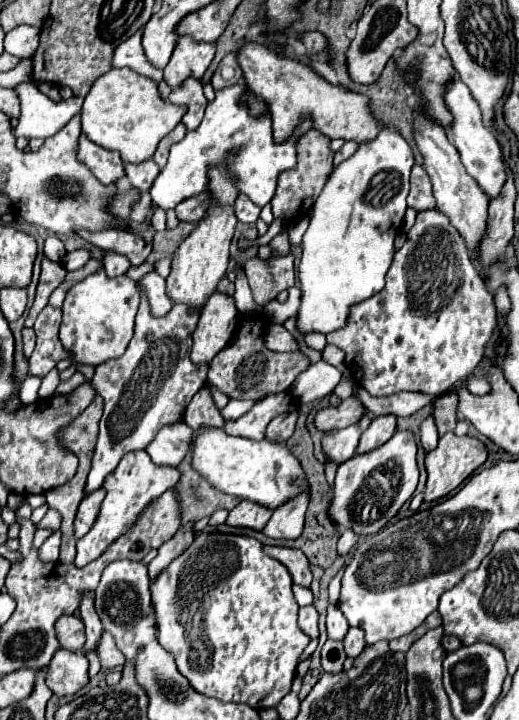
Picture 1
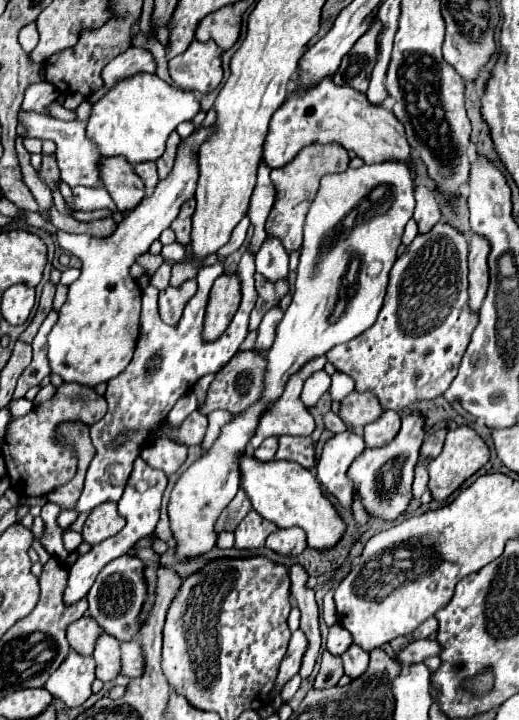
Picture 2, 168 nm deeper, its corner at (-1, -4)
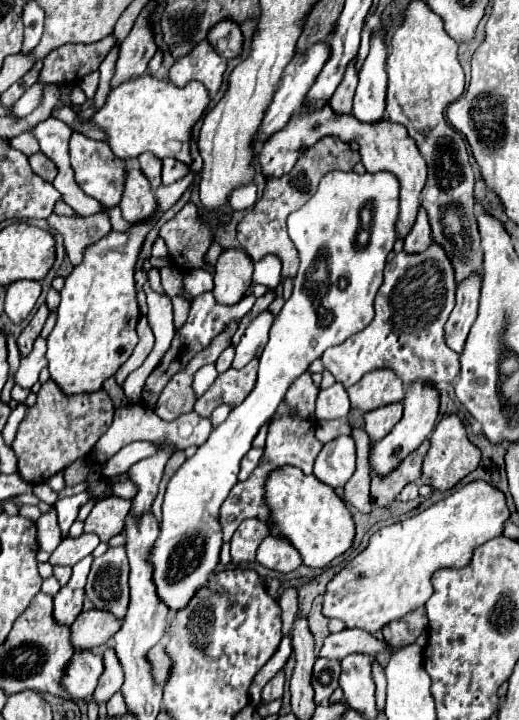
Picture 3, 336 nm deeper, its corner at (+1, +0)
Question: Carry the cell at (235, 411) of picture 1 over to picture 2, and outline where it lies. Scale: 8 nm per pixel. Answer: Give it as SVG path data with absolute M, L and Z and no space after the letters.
M215 410L215 412L211 412L207 418L209 418L209 430L207 430L207 434L205 434L203 444L207 444L207 448L211 448L211 446L215 444L215 440L219 438L221 428L223 428L225 424L229 424L235 416L233 416L231 412L227 412L227 410Z

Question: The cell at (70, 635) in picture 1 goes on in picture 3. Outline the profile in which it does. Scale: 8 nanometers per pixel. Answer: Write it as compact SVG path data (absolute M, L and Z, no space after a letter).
M91 608L87 612L81 612L77 620L71 626L71 644L73 648L91 650L97 646L103 646L111 642L111 638L121 628L121 618L107 610Z

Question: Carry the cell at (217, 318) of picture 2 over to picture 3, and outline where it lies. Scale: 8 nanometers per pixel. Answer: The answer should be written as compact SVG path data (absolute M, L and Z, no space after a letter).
M227 248L221 252L213 274L213 296L217 298L217 302L233 306L243 298L245 290L251 284L249 264L253 264L253 260L249 260L243 248Z

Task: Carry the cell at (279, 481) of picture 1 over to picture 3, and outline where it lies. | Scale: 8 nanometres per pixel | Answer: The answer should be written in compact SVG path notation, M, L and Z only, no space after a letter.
M297 468L273 470L265 488L267 504L273 520L281 528L287 542L301 554L301 560L309 568L325 568L331 560L347 552L355 538L355 524L345 502L333 488L321 484L313 474L305 476Z

